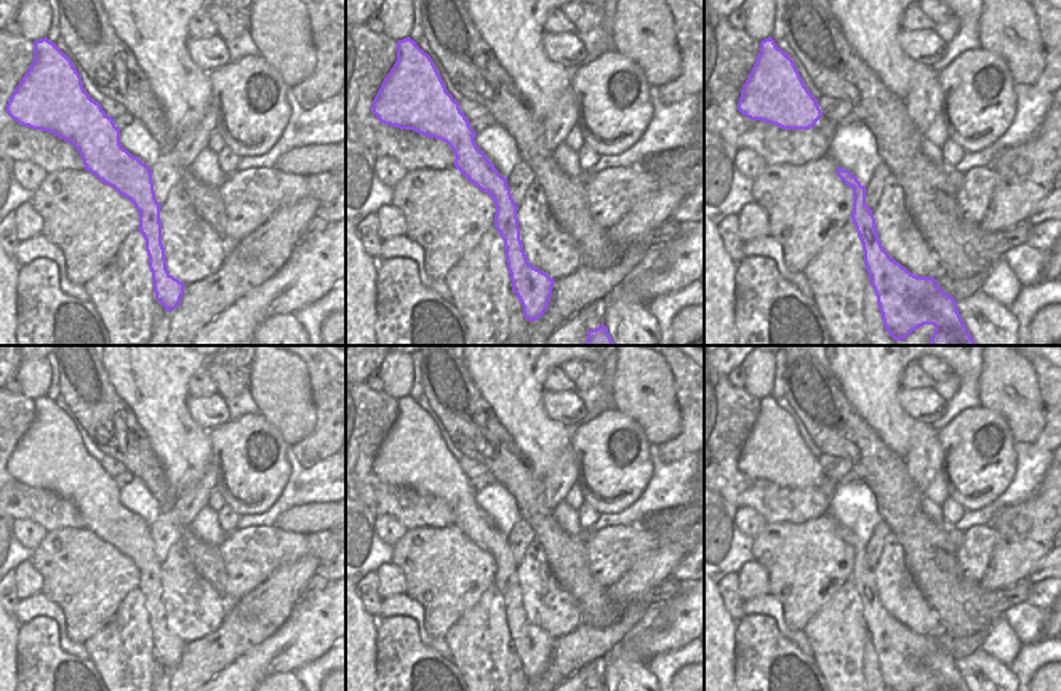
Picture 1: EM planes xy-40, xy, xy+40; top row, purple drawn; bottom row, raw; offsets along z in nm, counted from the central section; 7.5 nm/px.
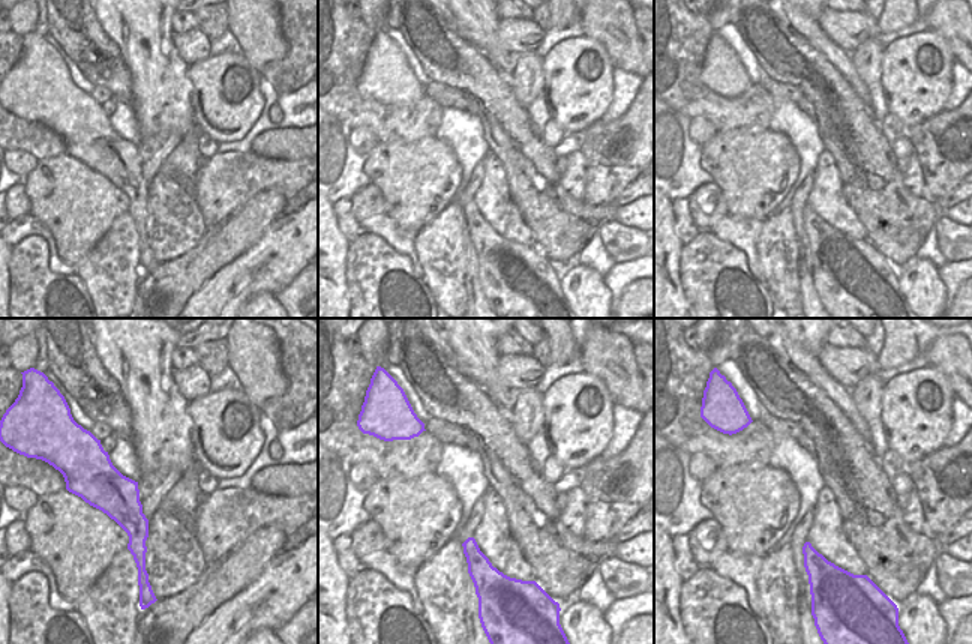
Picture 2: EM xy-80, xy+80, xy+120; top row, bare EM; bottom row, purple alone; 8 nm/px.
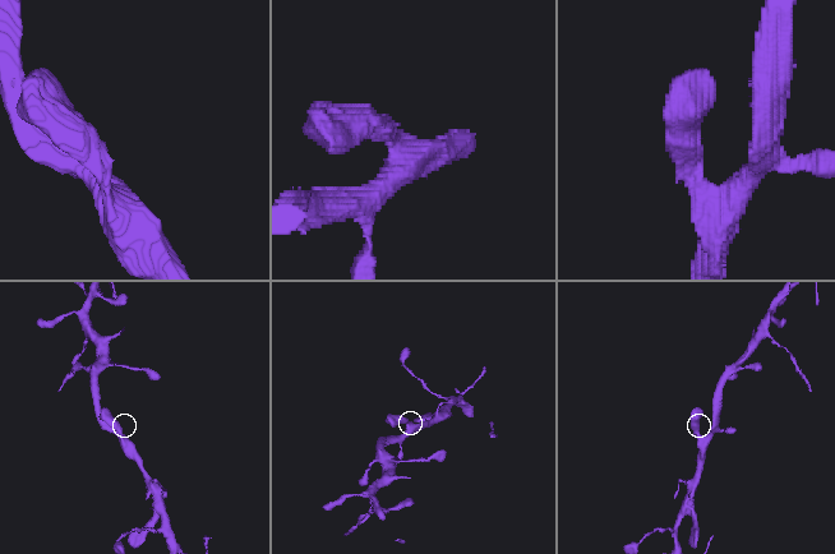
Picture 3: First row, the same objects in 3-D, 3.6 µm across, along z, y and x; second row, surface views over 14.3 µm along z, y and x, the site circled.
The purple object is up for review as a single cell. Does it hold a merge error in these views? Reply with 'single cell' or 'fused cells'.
single cell

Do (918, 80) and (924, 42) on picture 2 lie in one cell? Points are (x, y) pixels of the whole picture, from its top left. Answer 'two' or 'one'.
one

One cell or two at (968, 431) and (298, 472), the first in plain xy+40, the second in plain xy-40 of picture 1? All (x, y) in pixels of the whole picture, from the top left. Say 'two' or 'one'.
two

